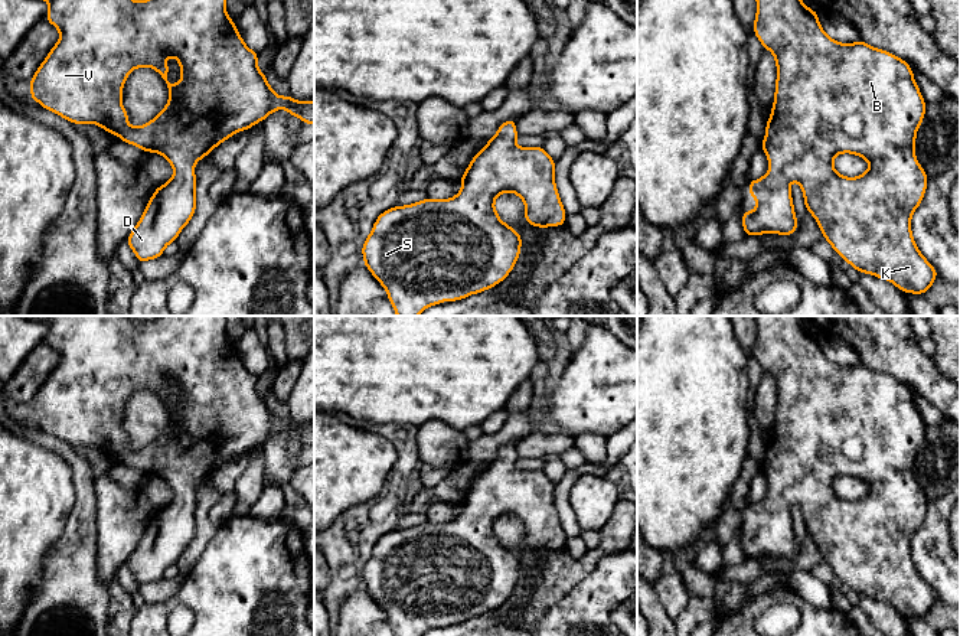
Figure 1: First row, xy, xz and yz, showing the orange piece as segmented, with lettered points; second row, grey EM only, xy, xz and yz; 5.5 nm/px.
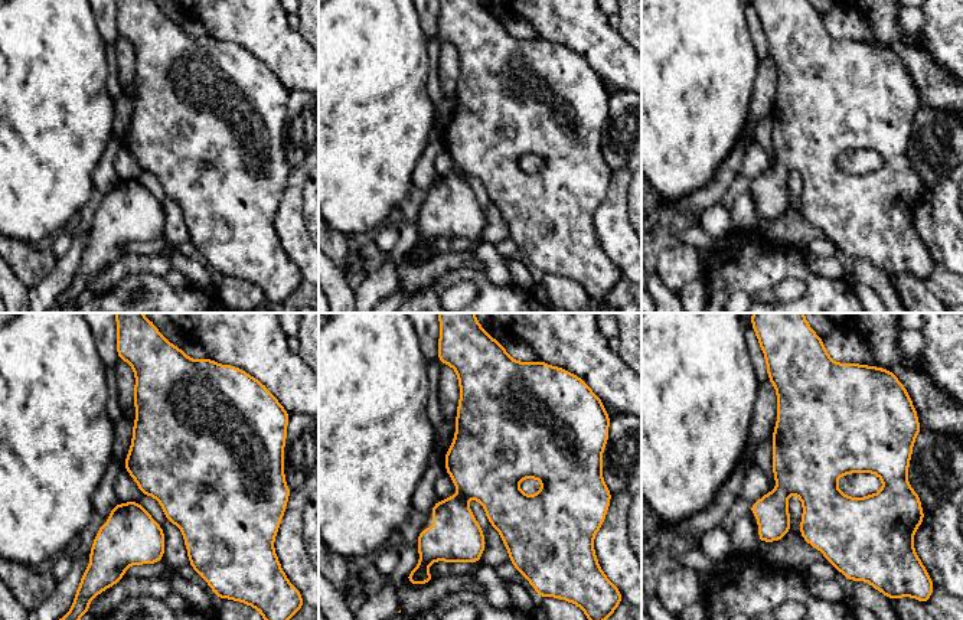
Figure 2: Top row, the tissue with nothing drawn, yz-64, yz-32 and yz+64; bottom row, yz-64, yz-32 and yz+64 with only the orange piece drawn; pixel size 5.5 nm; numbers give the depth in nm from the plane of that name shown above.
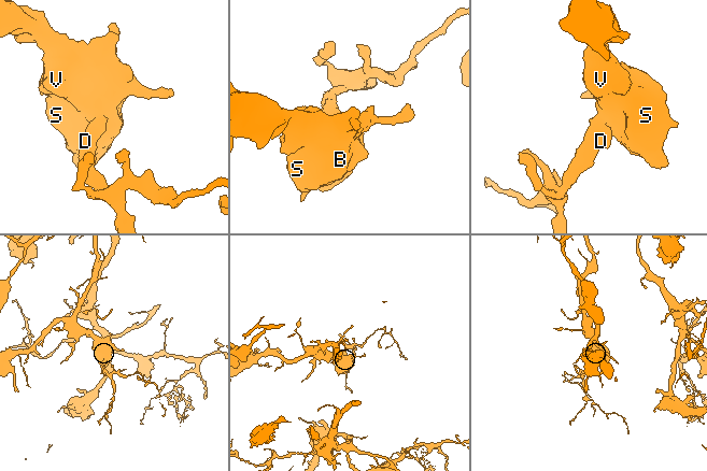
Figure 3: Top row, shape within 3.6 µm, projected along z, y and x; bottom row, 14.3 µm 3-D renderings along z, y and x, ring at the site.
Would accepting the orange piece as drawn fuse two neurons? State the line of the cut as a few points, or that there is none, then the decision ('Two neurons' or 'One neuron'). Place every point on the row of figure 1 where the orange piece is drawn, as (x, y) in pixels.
No split. One neuron

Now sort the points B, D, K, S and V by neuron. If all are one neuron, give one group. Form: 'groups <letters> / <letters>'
groups B D K S V

